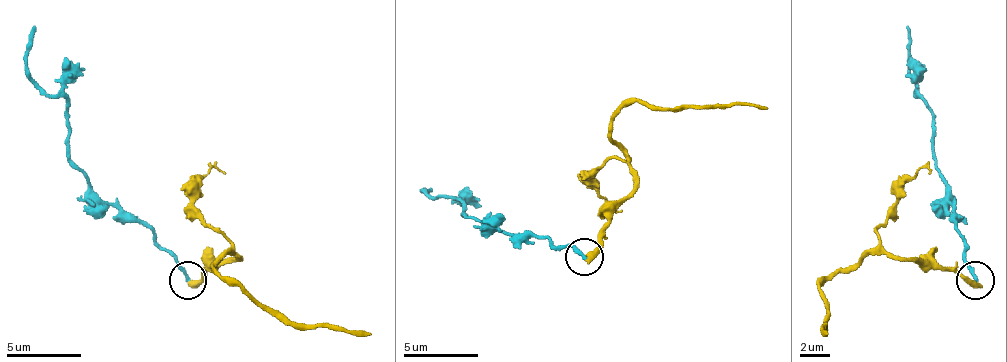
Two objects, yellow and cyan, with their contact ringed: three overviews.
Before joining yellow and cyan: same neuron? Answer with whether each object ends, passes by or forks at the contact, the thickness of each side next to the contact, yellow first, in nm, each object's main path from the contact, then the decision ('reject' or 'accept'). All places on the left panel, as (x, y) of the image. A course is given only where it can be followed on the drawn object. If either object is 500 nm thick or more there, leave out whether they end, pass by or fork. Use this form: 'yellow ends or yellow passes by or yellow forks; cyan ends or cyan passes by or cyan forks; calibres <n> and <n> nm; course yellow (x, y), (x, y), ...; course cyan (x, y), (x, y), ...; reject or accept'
yellow ends; cyan ends; calibres 460 and 240 nm; course yellow (189, 279), (237, 256), (234, 253), (215, 268), (264, 305), (297, 324), (335, 324), (372, 335); course cyan (189, 279), (147, 226), (95, 193), (69, 155), (69, 103), (27, 69), (35, 24); reject

